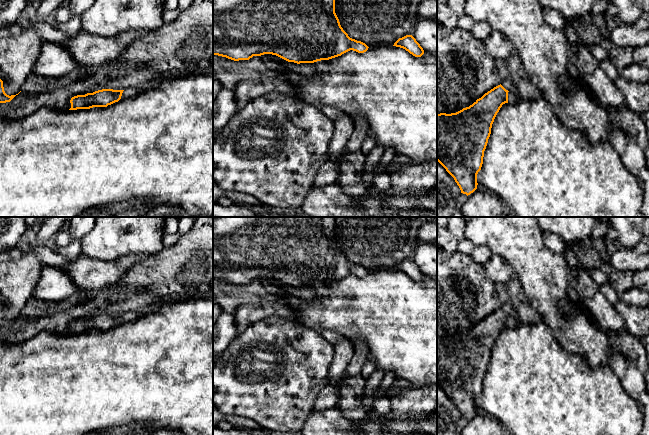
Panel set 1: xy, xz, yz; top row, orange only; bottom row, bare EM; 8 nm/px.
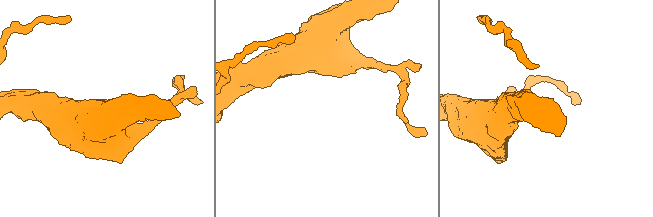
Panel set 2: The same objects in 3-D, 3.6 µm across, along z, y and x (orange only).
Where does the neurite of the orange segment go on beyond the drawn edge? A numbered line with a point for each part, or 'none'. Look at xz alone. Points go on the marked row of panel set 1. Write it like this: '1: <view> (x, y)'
none

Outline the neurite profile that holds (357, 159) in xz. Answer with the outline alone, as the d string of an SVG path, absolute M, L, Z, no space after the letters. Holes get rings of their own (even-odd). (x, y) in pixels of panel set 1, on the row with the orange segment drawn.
M359 150L357 152L343 152L343 161L348 161L358 172L365 169L366 156Z

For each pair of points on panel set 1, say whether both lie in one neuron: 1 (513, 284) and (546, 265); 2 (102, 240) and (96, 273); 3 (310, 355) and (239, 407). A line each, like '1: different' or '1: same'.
1: different
2: different
3: same

